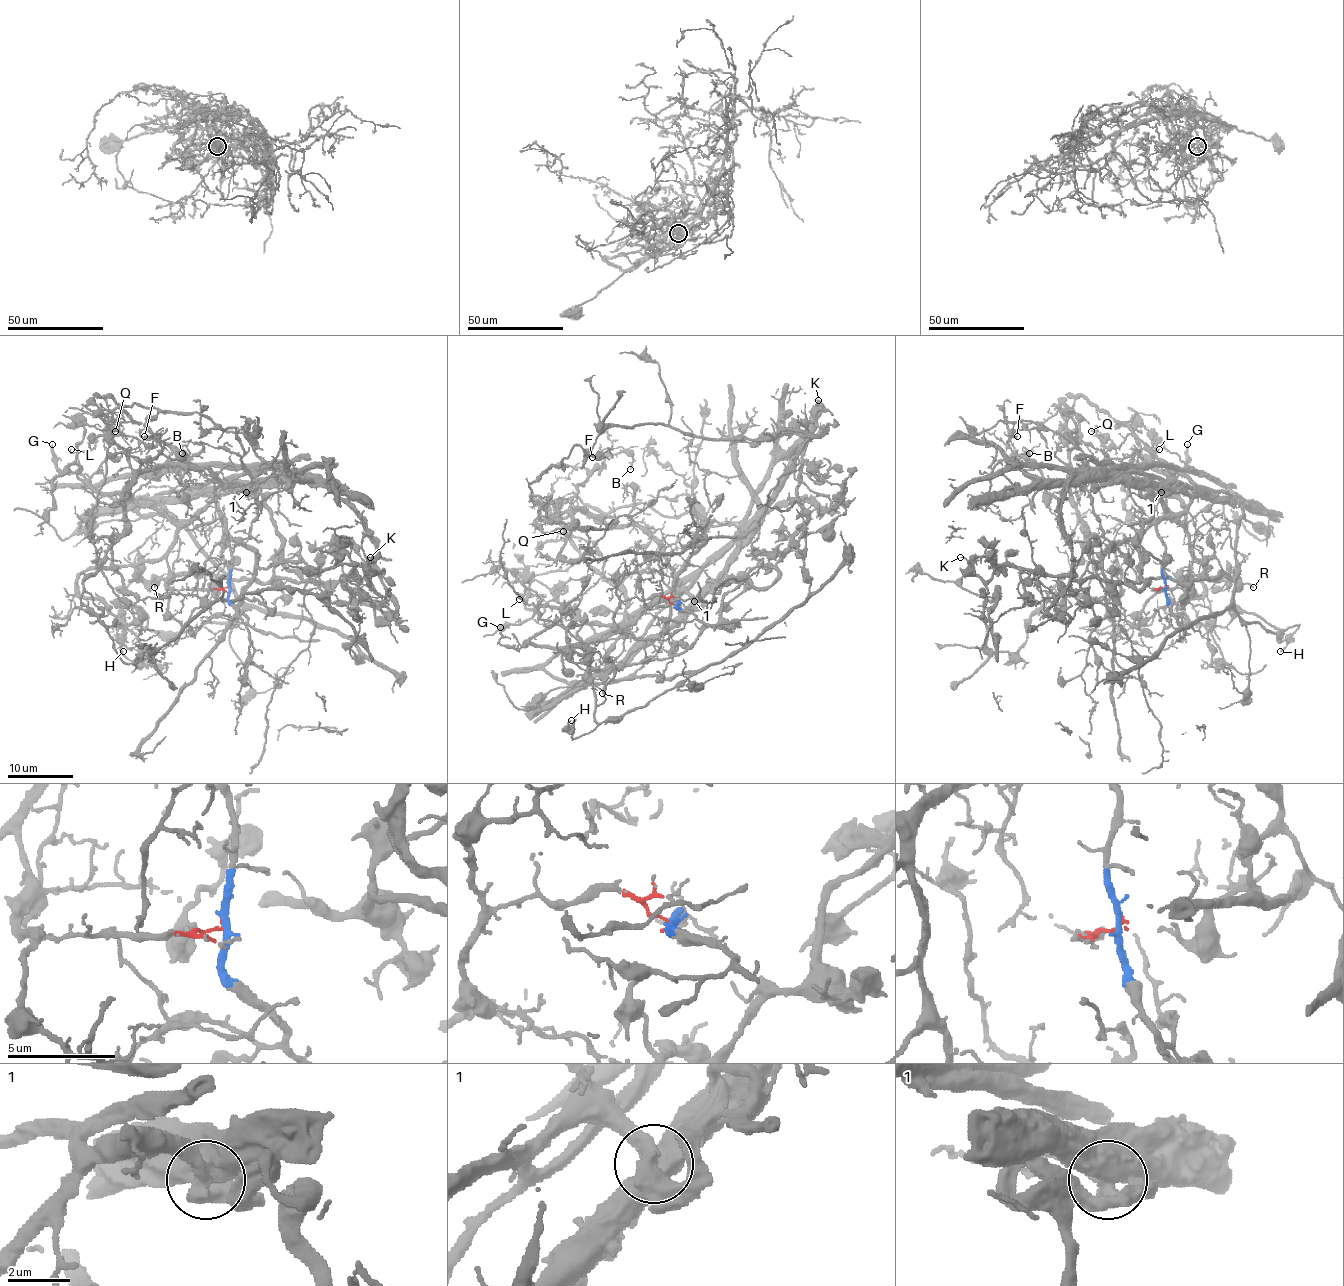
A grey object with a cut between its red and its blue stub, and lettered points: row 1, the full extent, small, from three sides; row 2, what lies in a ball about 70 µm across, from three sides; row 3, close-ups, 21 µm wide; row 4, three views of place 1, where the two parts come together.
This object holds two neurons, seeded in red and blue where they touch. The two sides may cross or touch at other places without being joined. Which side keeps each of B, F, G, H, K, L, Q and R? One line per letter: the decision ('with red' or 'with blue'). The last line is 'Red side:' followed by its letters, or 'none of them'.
B: with red
F: with red
G: with red
H: with blue
K: with red
L: with red
Q: with blue
R: with red
Red side: B, F, G, K, L, R

